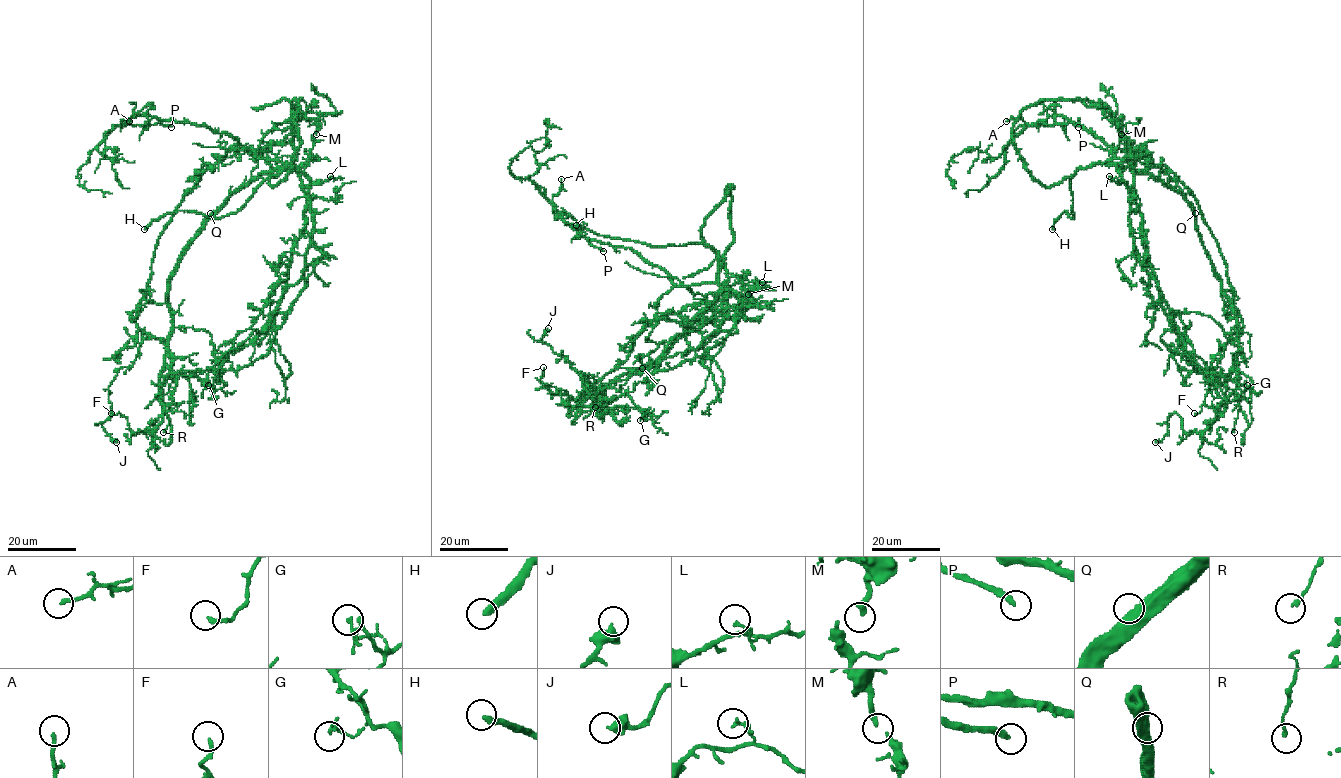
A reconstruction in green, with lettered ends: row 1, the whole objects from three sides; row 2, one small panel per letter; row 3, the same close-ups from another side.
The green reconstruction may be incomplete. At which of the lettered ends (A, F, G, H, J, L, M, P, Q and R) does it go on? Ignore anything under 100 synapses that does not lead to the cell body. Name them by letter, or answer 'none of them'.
H, P

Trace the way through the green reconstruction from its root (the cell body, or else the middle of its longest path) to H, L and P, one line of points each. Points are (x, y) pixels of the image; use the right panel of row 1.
H: (1185, 185), (1166, 166), (1113, 148), (1108, 163), (1076, 171), (1070, 178), (1073, 218), (1065, 211), (1052, 229)
L: (1185, 185), (1166, 166), (1119, 148), (1113, 149), (1109, 163), (1122, 182), (1109, 176)
P: (1185, 185), (1166, 166), (1151, 164), (1125, 149), (1110, 147), (1094, 134), (1064, 118), (1062, 124), (1078, 127)

